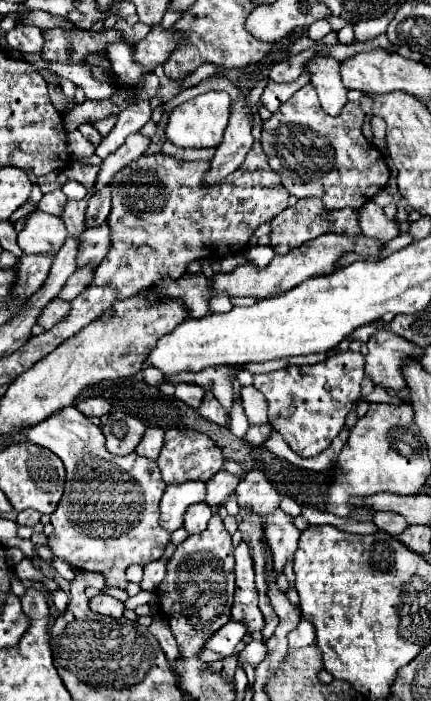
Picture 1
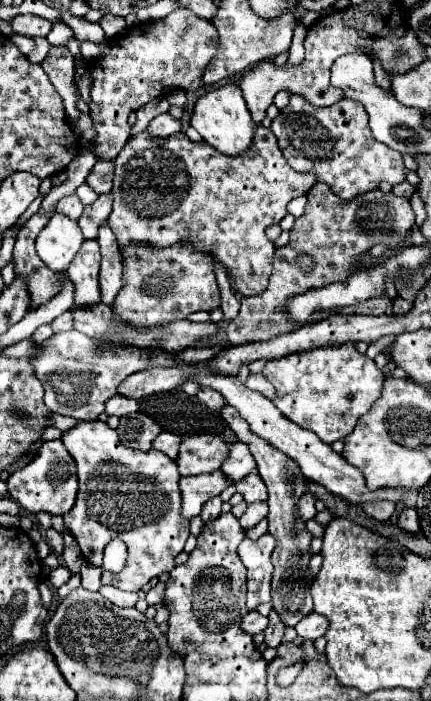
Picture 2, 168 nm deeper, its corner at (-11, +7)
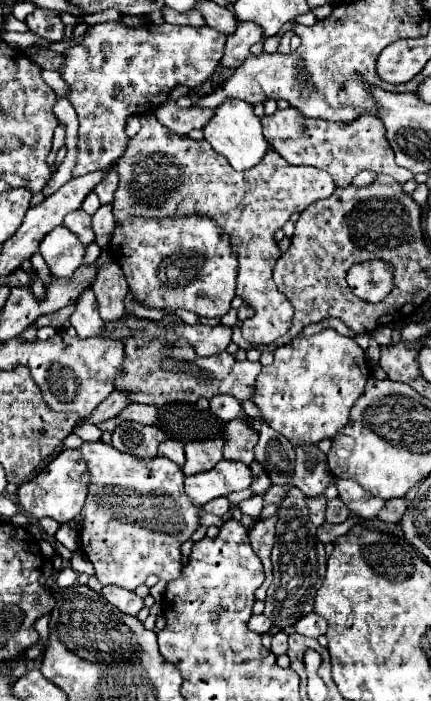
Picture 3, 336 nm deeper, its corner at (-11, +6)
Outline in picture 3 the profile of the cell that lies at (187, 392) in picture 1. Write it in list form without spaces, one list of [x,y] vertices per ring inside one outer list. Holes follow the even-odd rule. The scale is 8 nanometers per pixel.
[[[214,396],[210,400],[210,408],[224,422],[238,418],[240,412],[242,412],[242,406],[234,396]]]

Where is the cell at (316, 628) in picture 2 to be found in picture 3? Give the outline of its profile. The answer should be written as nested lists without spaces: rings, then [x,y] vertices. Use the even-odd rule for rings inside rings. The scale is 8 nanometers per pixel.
[[[308,614],[308,616],[304,616],[304,618],[300,618],[298,622],[296,622],[296,632],[298,634],[302,634],[302,636],[308,636],[308,638],[318,638],[318,636],[322,636],[322,634],[326,634],[326,620],[324,618],[320,618],[318,614]]]

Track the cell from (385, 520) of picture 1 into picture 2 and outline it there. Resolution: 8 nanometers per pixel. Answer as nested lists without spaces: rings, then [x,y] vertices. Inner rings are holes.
[[[374,501],[374,503],[368,503],[368,505],[362,505],[362,509],[378,521],[388,521],[396,515],[396,505],[388,503],[388,501]]]

